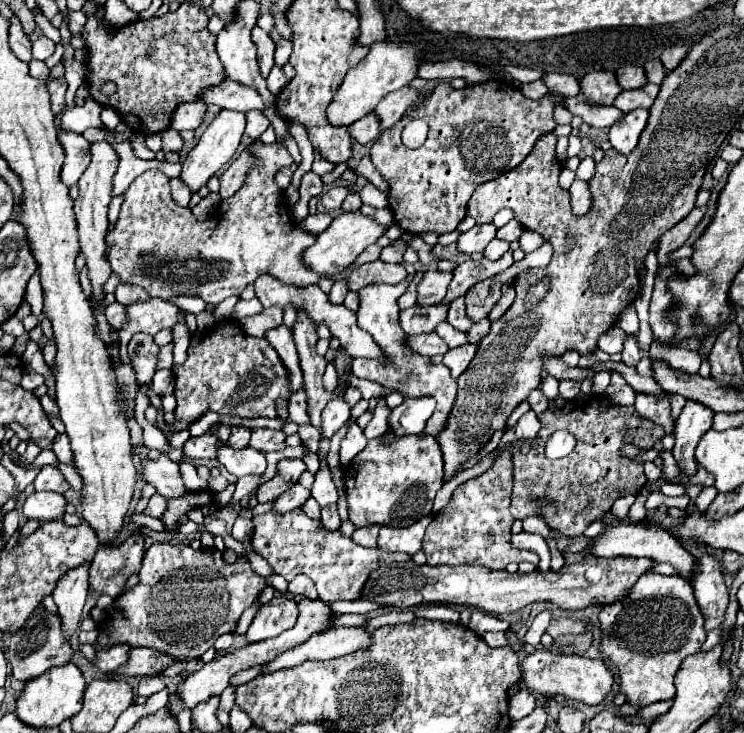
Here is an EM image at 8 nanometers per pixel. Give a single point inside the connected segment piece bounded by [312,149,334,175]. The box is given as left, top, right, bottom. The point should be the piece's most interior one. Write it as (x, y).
(321, 165)

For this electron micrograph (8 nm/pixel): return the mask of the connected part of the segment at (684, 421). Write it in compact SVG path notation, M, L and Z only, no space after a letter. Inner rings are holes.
M688 399L680 417L676 419L674 425L674 435L676 435L676 445L674 445L674 459L680 465L680 469L690 477L696 473L696 445L700 437L712 427L712 409L706 405L700 405L698 401Z

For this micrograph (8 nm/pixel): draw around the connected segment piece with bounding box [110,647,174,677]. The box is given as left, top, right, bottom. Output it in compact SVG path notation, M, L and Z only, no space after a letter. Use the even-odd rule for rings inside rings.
M130 649L128 655L128 665L122 665L116 673L110 673L114 677L124 675L124 677L152 677L160 675L162 669L166 669L174 659L164 655L164 653L154 653L152 649Z

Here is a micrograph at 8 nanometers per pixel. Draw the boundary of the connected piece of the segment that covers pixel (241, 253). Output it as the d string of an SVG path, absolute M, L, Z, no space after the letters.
M256 139L248 151L254 157L254 165L242 189L222 201L216 215L206 221L198 221L190 209L174 203L170 179L162 171L150 169L136 177L126 189L120 219L106 237L112 271L124 283L144 287L150 297L194 295L208 303L220 303L230 295L240 295L248 283L254 283L264 273L286 285L314 285L320 275L304 265L302 253L316 241L316 235L292 223L284 191L274 181L274 173L294 161L278 141L264 145Z

